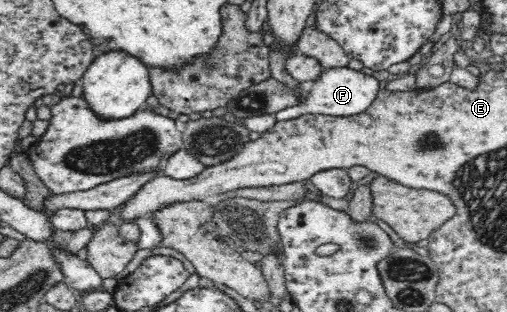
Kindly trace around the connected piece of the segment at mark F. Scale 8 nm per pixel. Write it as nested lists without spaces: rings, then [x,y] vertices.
[[[349,67],[323,69],[323,72],[313,81],[312,88],[304,103],[280,110],[274,114],[274,117],[278,121],[291,120],[302,114],[349,117],[365,112],[373,100],[377,98],[377,92],[379,92],[379,80],[372,75]]]

